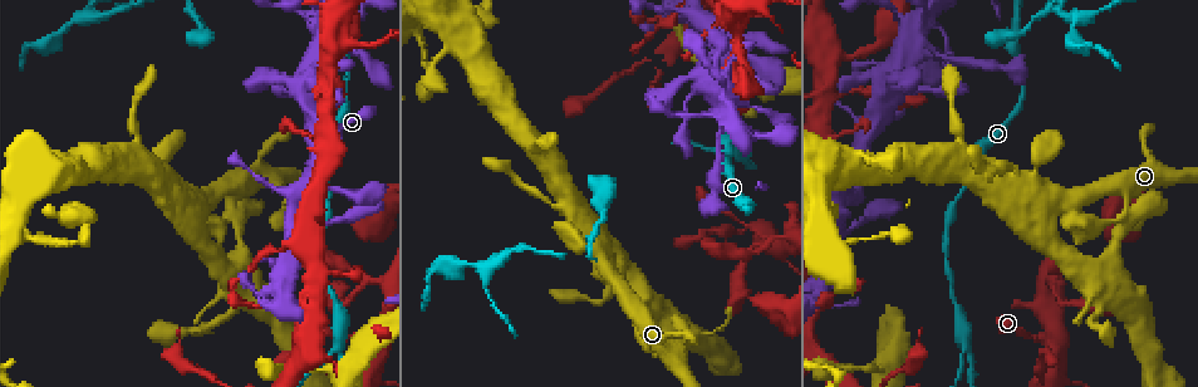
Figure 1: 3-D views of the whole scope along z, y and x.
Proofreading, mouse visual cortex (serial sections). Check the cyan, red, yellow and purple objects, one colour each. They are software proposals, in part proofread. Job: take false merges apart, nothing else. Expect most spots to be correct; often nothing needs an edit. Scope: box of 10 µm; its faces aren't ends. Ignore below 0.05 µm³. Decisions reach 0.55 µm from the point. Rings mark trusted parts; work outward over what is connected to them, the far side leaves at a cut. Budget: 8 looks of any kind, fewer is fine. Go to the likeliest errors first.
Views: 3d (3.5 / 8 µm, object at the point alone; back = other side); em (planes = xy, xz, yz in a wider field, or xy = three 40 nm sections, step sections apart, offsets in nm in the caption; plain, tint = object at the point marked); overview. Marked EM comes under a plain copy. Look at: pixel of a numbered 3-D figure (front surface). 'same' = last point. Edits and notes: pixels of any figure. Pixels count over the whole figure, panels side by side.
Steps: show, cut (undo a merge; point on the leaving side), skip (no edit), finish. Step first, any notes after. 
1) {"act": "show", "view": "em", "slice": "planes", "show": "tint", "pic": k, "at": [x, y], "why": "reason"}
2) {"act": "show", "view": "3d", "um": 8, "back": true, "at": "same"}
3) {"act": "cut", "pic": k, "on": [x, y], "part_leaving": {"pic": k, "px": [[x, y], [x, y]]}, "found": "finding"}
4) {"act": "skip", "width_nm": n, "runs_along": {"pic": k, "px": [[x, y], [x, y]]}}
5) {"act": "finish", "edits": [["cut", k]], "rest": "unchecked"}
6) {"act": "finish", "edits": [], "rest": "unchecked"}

{"act": "show", "view": "3d", "um": 3.5, "pic": 1, "at": [338, 345], "why": "a fork"}

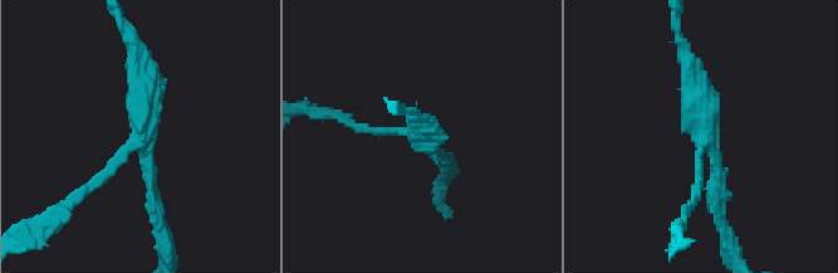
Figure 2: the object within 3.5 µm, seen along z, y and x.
{"act": "skip", "runs_along": {"pic": 2, "px": [[138, 58], [142, 135], [72, 200]]}, "found": "all the same cell"}

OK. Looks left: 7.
{"act": "show", "view": "em", "slice": "xy", "step": 3, "show": "tint", "pic": 1, "at": [368, 280], "why": "thin arm on a thick one"}

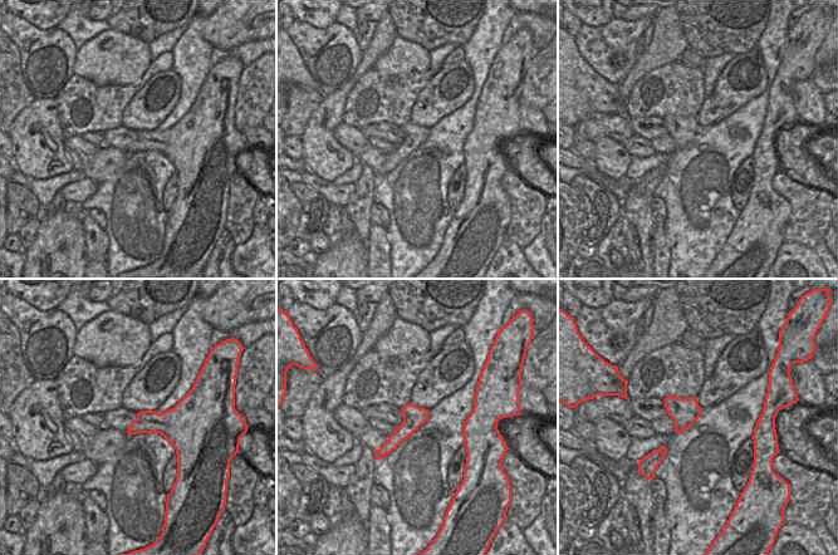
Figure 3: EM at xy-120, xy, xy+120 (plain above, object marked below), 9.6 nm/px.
{"act": "show", "view": "3d", "um": 3.5, "at": "same", "why": "see where the arms go"}

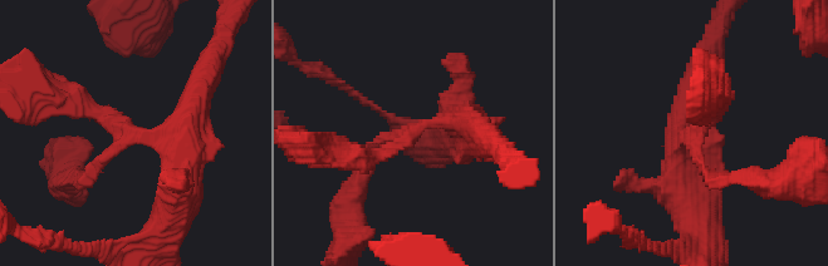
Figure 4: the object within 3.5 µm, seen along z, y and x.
{"act": "skip", "arms": 3, "arm_widths_nm": [150, 250, 450], "runs_along": {"pic": 3, "px": [[425, 412], [378, 455]]}, "found": "one cell here"}

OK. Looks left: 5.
{"act": "show", "view": "3d", "um": 3.5, "pic": 1, "at": [219, 318], "why": "abrupt turn"}

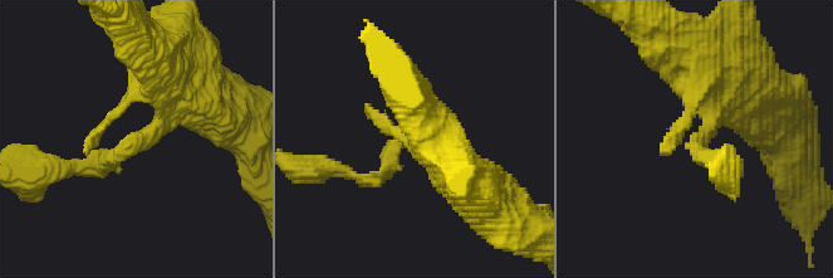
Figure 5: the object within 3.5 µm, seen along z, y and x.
{"act": "skip", "arm_widths_nm": [200, 350], "runs_along": {"pic": 5, "px": [[161, 61], [157, 126], [72, 169]]}, "found": "one cell here"}

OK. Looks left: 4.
{"act": "finish", "edits": [], "rest": "unchecked"}

